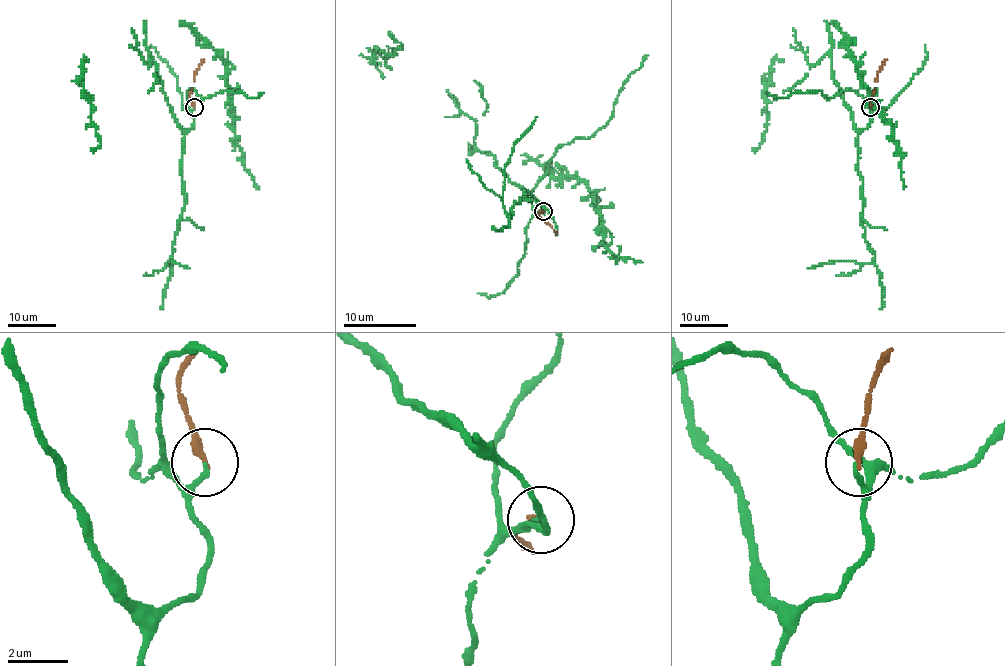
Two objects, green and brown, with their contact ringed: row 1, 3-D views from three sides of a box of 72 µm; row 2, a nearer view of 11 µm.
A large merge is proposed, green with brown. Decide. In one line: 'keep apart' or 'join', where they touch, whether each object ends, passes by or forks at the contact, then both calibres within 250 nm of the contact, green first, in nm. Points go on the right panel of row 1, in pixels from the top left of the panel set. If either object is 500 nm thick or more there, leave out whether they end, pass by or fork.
join | (870, 107) | green ends | brown ends | 150/280 nm

